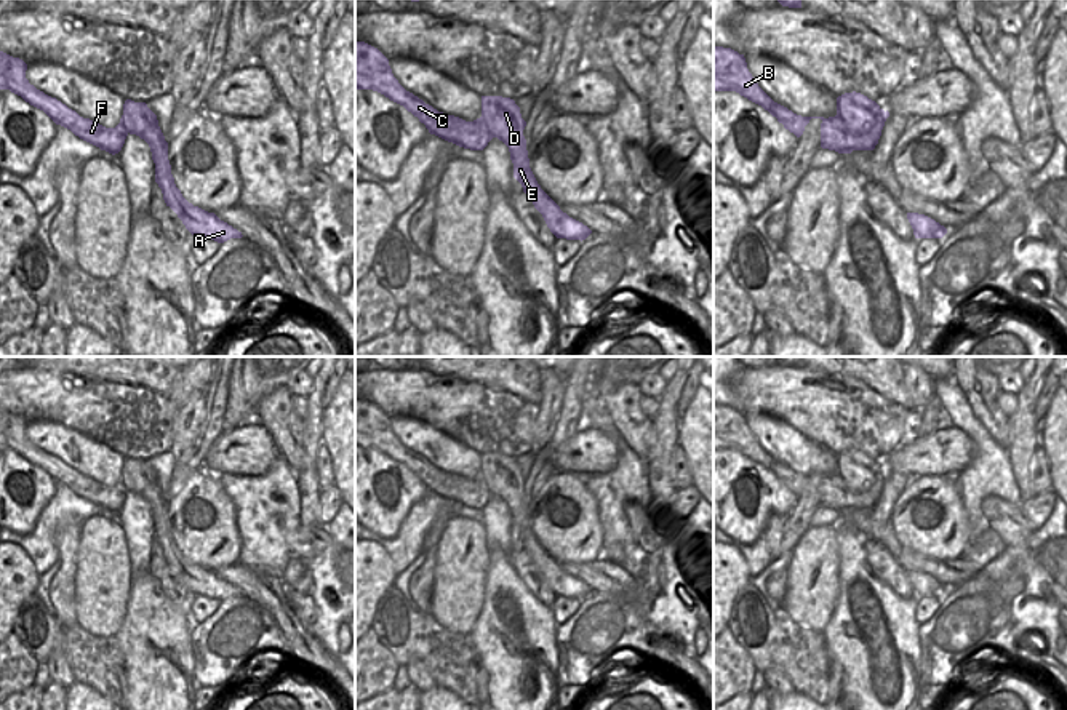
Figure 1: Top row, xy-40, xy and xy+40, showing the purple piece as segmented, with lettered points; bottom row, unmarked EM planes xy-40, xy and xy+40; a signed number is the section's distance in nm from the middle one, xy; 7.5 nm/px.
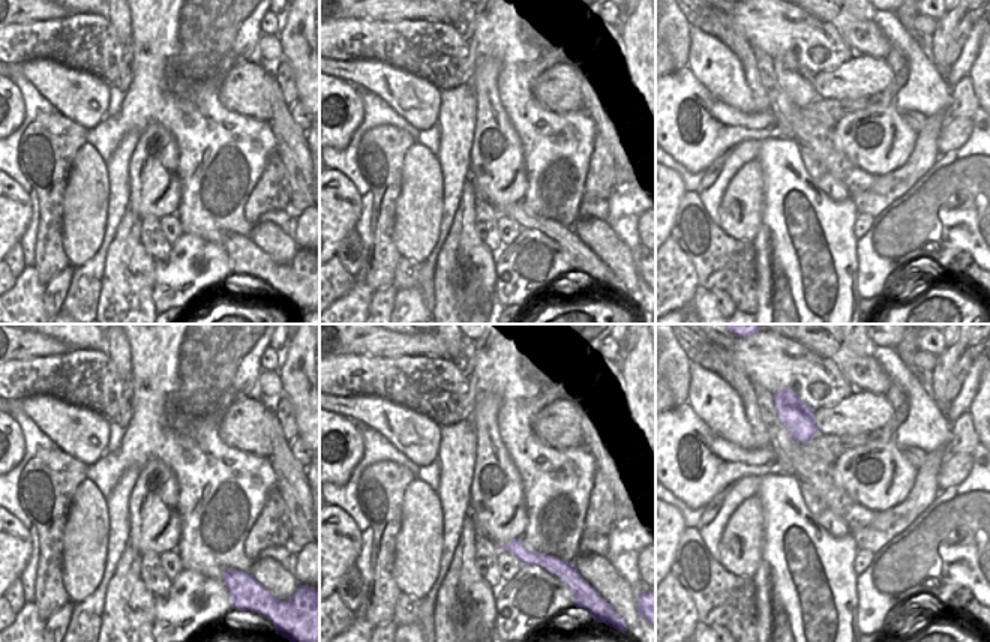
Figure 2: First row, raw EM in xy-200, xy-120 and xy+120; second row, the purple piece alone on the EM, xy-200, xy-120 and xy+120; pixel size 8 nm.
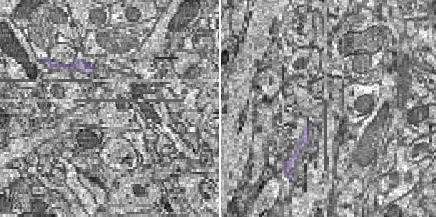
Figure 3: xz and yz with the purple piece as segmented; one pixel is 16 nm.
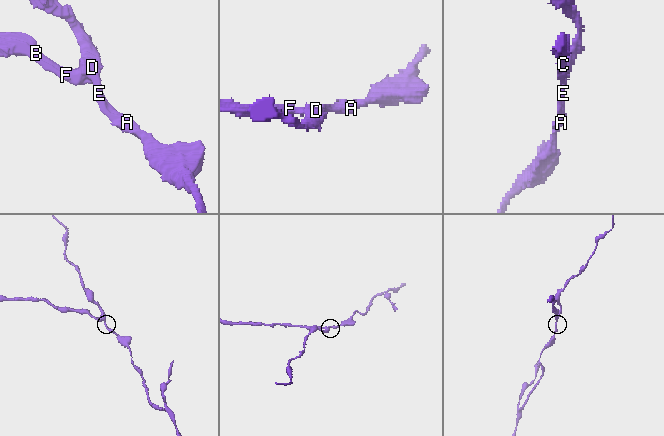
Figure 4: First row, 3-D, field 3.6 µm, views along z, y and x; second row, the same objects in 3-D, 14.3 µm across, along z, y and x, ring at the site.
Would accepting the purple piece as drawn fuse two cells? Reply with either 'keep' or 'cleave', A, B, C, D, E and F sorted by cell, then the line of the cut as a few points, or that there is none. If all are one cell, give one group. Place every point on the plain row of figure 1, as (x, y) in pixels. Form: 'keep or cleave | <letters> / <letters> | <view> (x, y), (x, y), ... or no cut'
cleave | A D E / B C F | xy+40 (837, 472), (855, 494), (874, 494), (877, 498)

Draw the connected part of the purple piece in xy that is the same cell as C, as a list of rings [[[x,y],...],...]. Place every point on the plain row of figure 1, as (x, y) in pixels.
[[[355,398],[355,446],[373,448],[403,464],[430,493],[470,509],[483,509],[494,496],[483,477],[466,480],[438,470],[406,449],[394,435],[389,417],[374,405]]]

